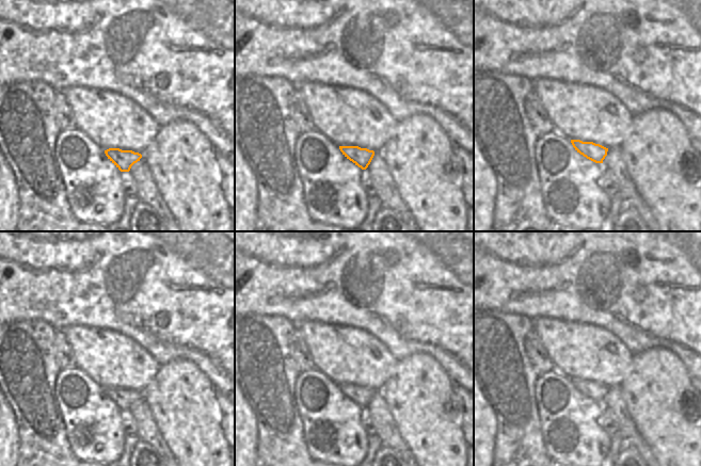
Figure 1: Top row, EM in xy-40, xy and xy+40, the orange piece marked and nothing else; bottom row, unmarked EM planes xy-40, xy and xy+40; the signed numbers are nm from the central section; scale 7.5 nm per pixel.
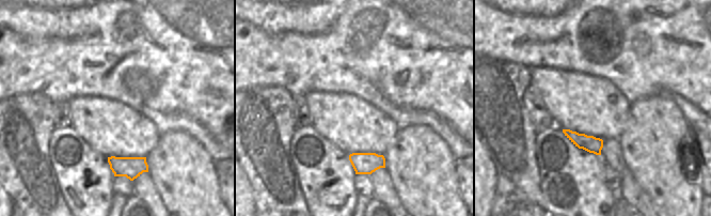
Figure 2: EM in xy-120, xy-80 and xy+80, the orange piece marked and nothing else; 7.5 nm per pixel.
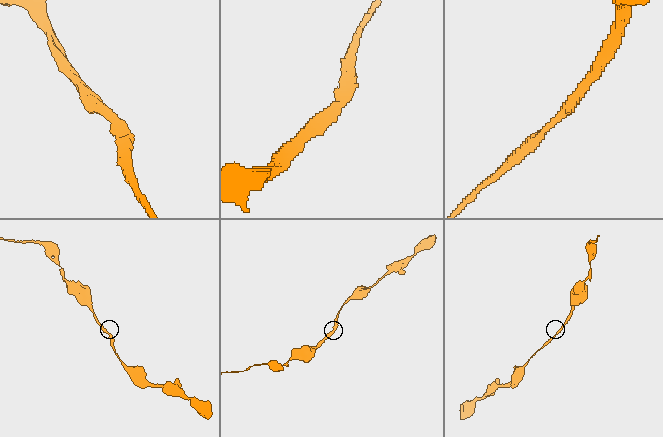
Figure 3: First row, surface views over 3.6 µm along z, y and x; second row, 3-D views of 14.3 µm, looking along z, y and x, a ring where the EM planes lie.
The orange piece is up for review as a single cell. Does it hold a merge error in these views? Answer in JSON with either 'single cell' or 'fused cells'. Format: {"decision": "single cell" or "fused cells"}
{"decision": "single cell"}

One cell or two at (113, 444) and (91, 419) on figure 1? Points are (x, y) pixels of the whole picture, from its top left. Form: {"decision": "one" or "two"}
{"decision": "one"}

